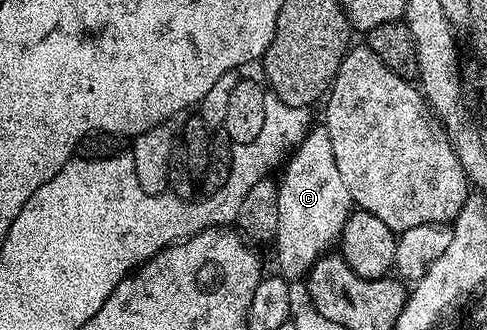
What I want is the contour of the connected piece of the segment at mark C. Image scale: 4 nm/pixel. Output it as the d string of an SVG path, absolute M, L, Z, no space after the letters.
M323 125L310 128L308 135L290 154L284 169L275 191L277 219L273 247L277 253L278 272L293 283L295 279L302 280L310 266L334 248L355 206L335 166L330 135Z

